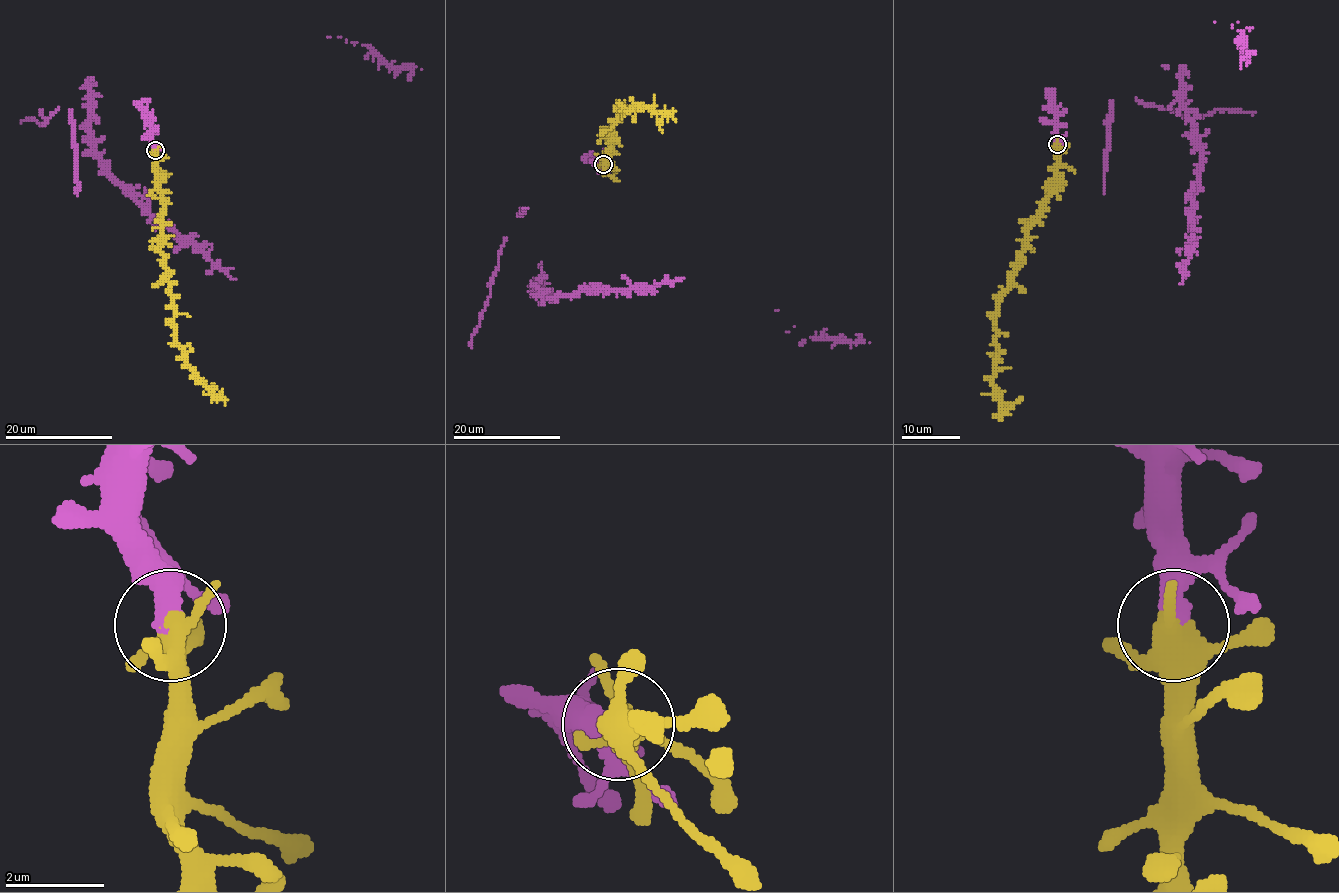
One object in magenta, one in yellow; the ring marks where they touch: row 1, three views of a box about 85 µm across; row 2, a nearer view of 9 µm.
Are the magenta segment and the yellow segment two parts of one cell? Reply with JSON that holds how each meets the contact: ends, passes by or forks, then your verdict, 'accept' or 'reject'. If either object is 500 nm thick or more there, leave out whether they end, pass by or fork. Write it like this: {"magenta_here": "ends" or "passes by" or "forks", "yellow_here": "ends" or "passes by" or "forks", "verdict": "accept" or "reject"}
{"magenta_here": "ends", "yellow_here": "forks", "verdict": "accept"}

